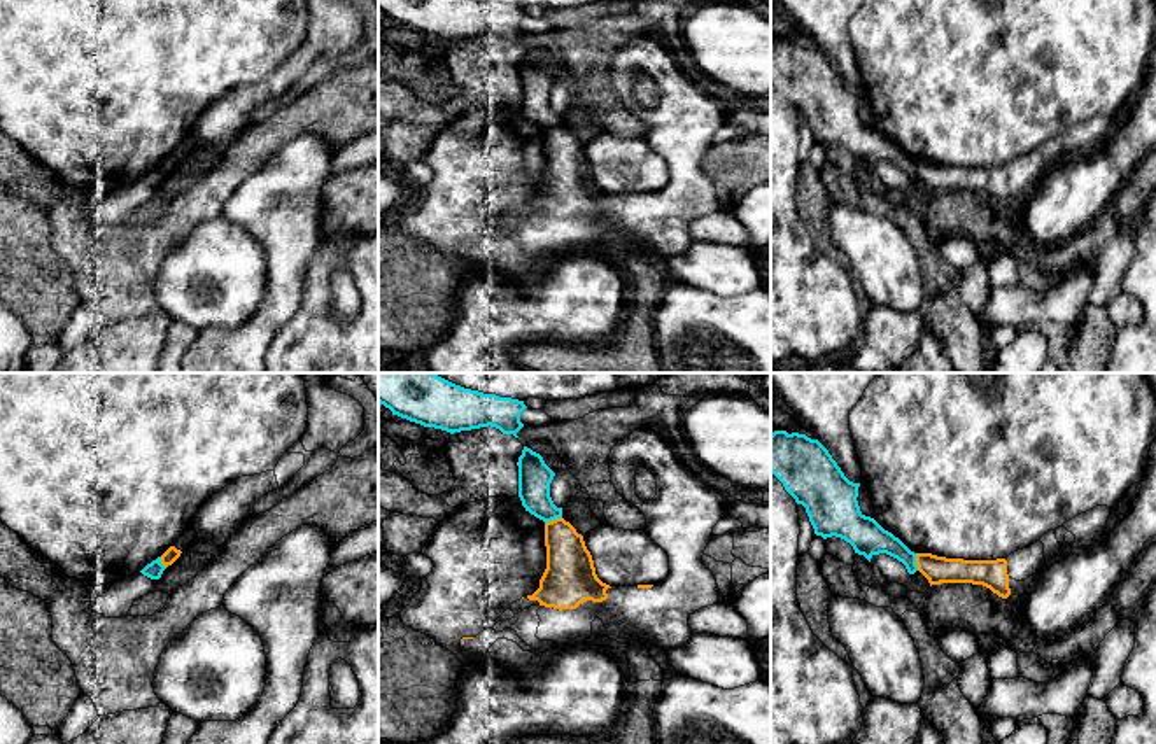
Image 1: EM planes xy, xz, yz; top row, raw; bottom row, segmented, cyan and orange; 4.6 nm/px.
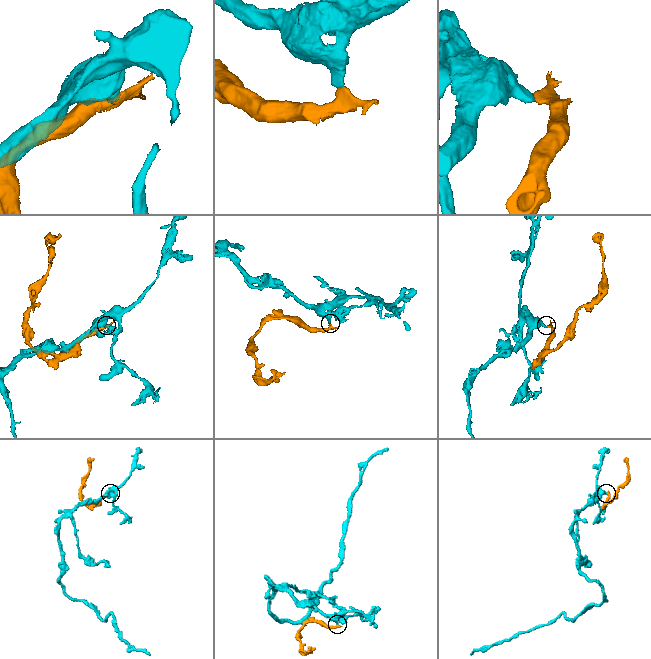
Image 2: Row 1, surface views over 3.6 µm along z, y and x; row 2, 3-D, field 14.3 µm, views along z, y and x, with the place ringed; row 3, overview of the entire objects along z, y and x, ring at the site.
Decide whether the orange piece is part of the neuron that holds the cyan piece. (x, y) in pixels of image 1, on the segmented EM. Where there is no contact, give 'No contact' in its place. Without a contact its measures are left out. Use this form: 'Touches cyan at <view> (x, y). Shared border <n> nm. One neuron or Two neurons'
Touches cyan at xz (552, 519). Shared border 90 nm. Two neurons

